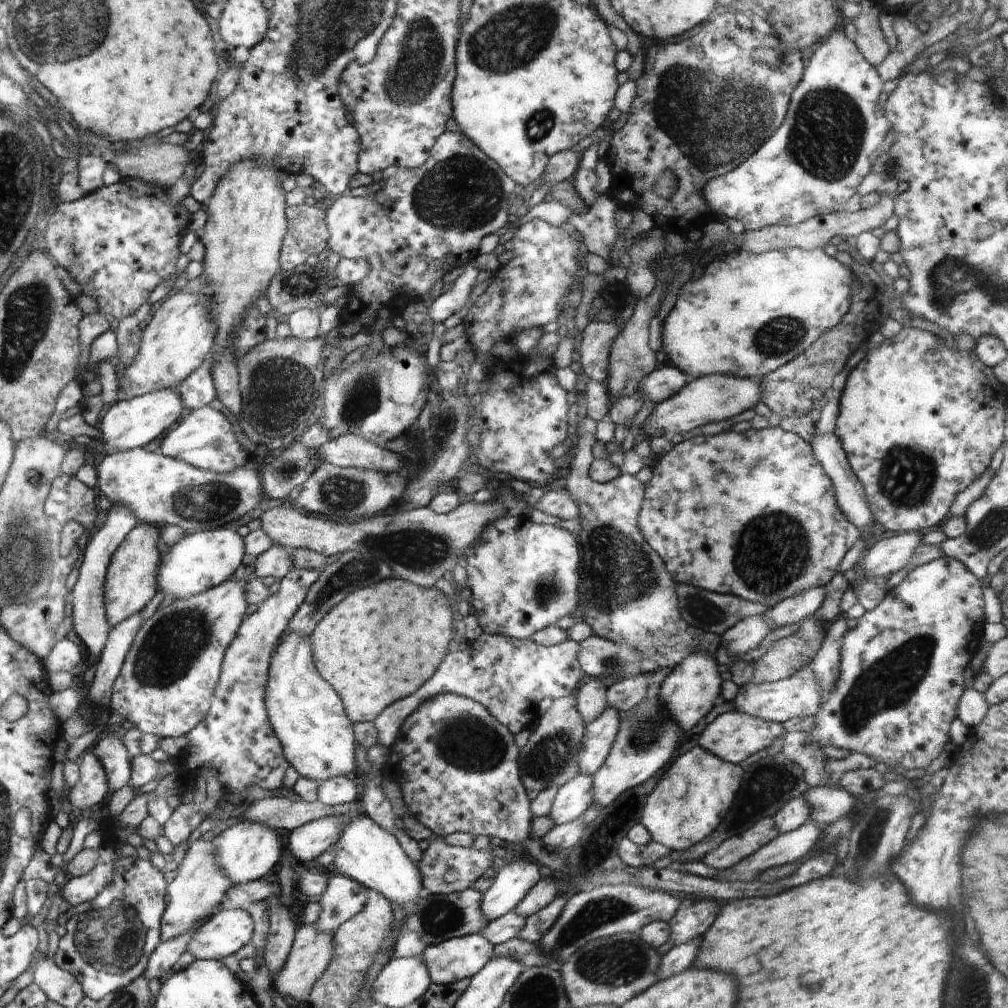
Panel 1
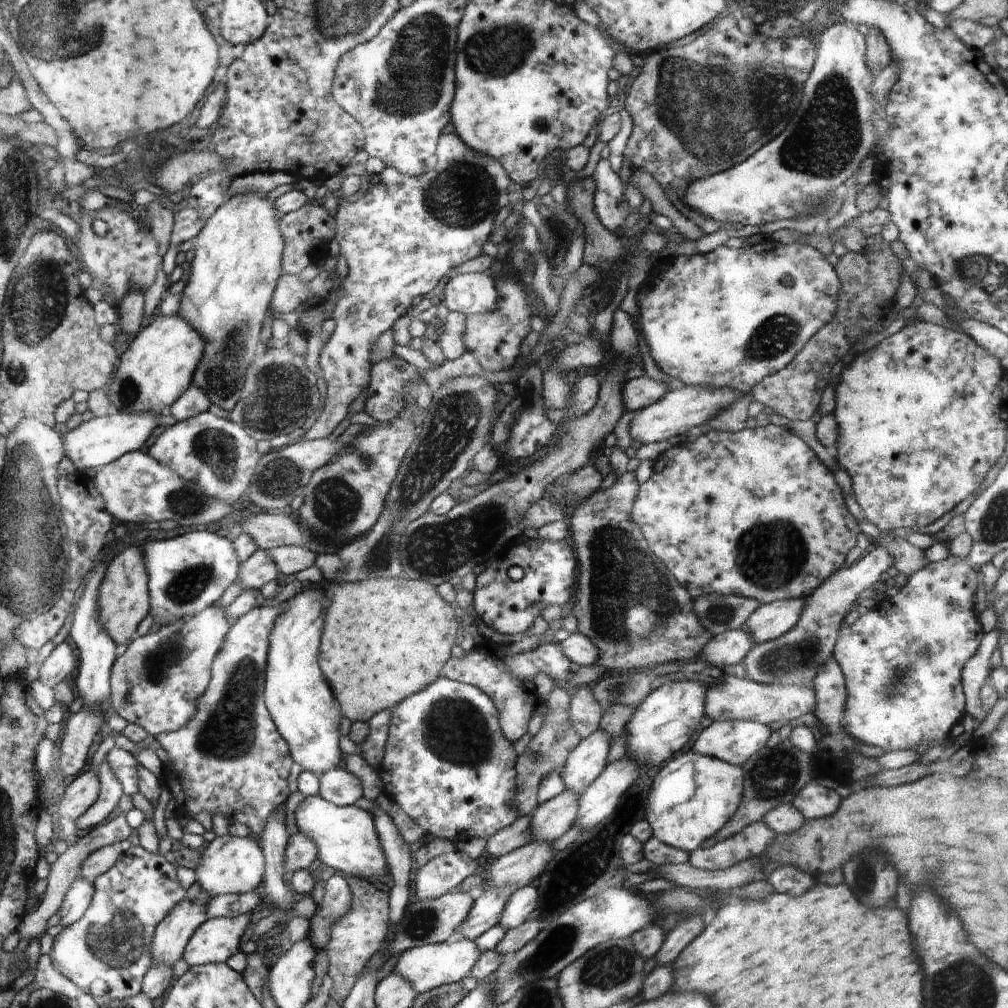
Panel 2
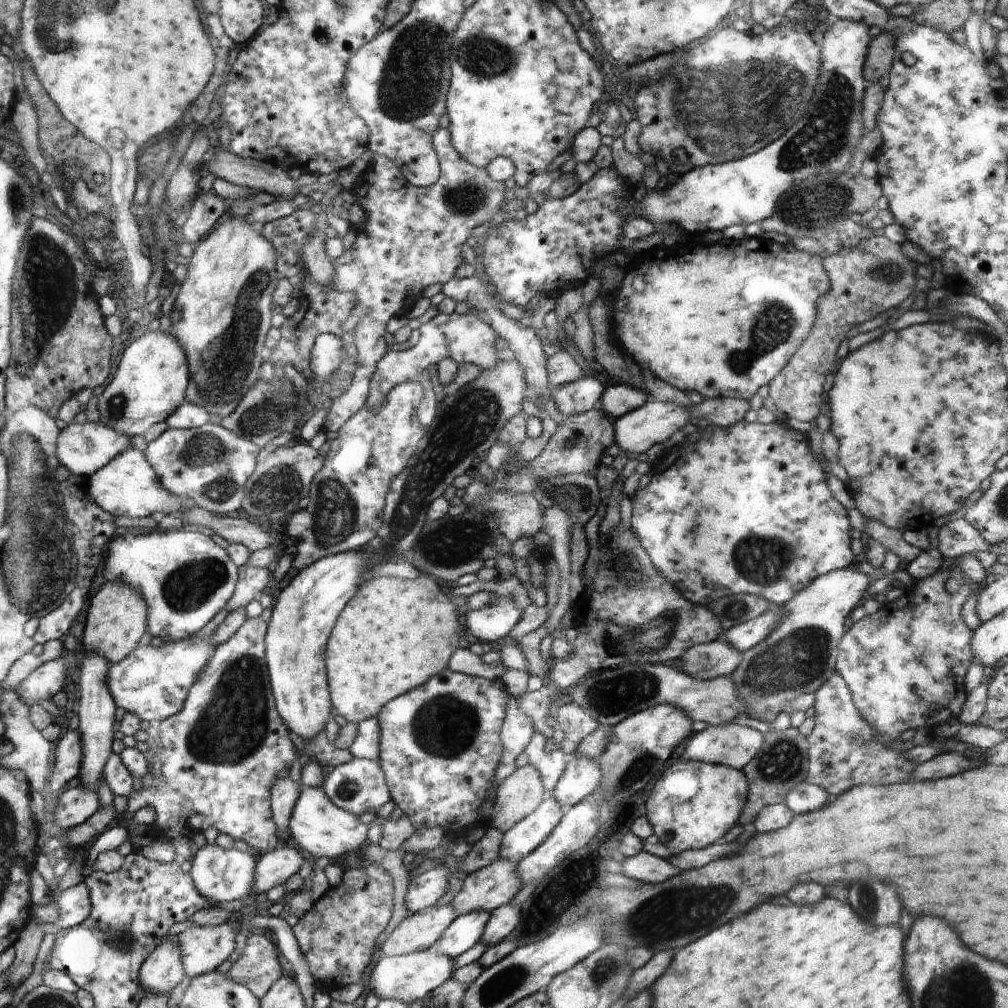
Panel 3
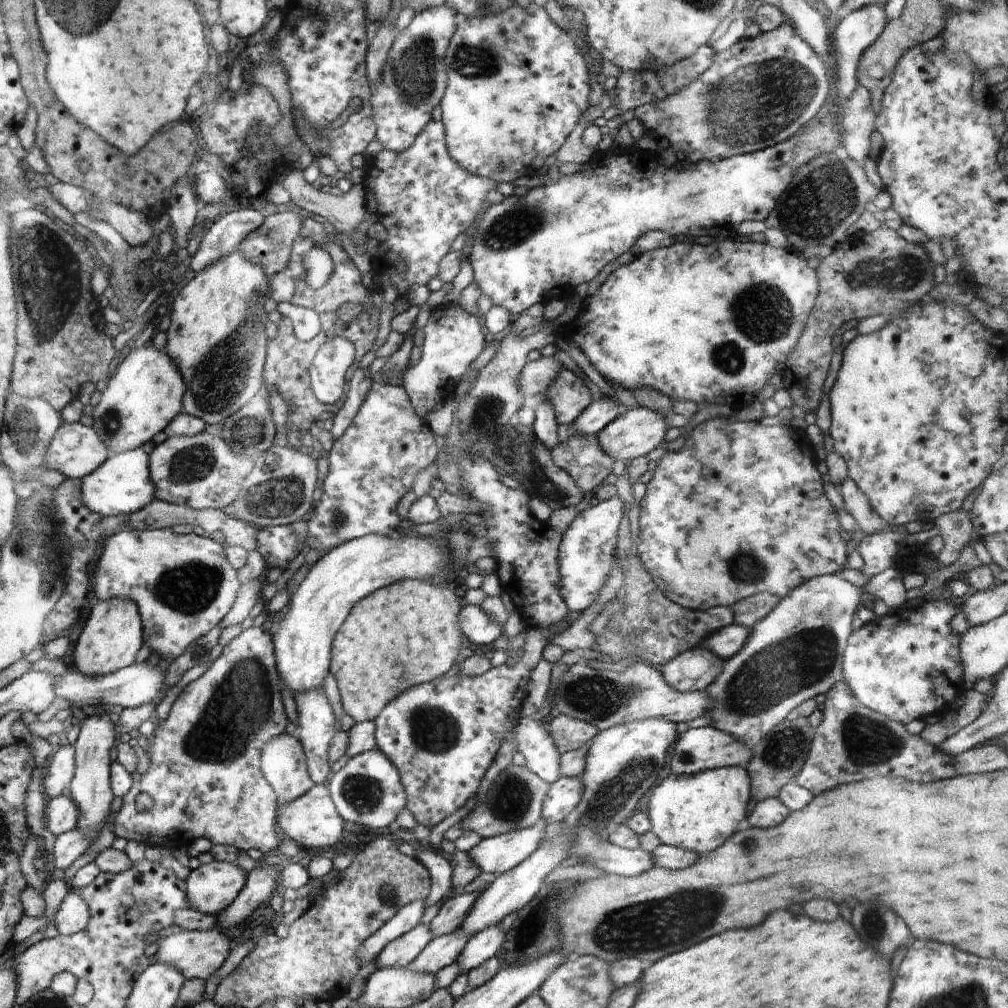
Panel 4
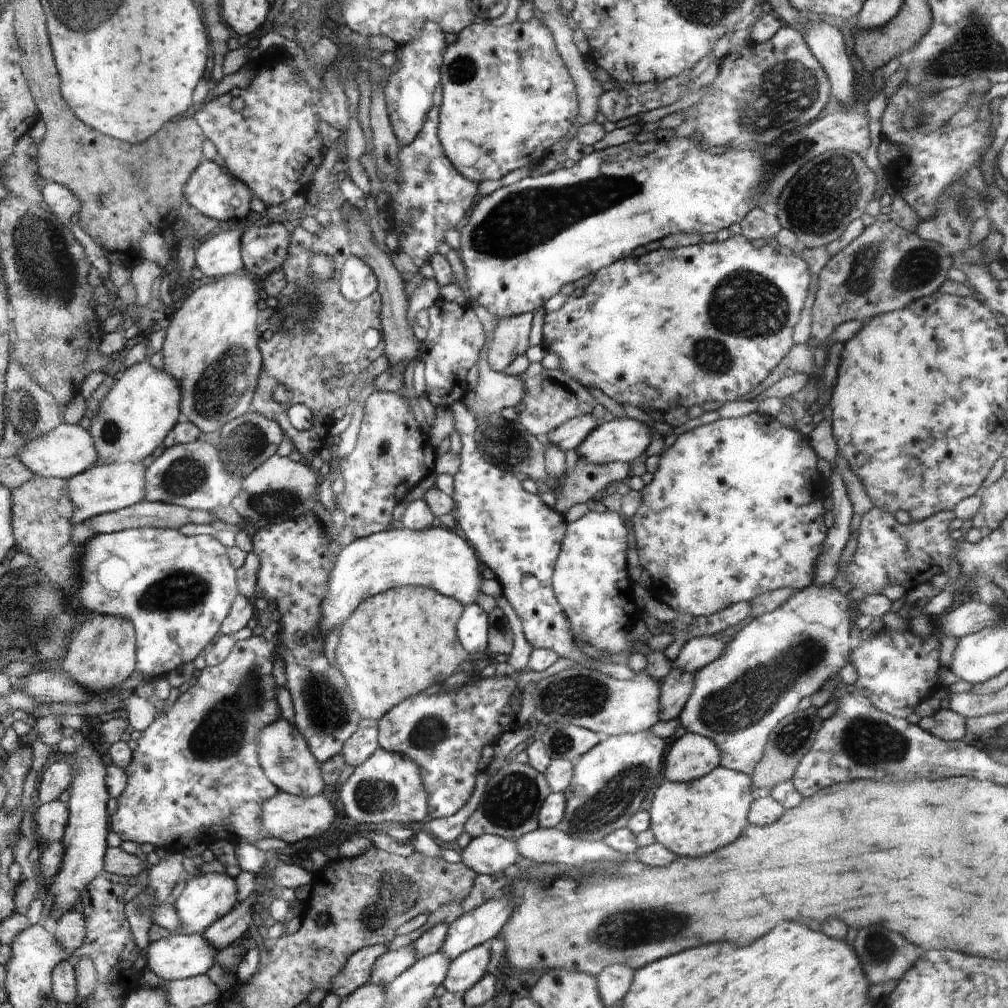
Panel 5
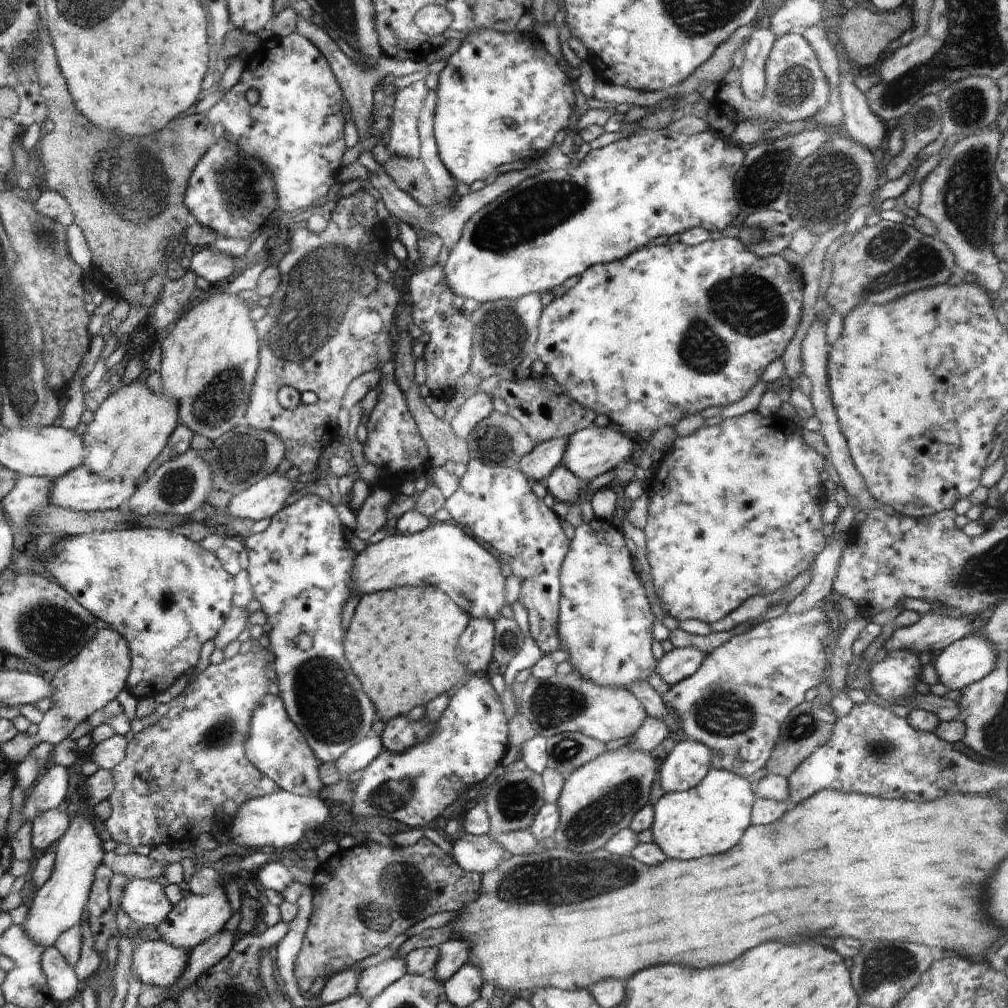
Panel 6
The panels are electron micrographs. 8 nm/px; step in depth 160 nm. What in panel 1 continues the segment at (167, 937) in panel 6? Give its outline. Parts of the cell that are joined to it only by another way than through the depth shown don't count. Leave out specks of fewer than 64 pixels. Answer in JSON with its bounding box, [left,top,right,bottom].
[216,819,280,883]

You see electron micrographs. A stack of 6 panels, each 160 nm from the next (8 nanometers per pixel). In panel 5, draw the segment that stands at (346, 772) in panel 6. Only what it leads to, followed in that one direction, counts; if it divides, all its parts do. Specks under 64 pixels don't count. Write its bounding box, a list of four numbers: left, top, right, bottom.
[341,726,379,768]

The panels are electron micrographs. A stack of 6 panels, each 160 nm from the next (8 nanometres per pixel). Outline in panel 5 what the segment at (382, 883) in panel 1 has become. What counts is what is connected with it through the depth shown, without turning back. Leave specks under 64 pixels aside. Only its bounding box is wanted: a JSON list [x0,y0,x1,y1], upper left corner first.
[262,791,335,844]

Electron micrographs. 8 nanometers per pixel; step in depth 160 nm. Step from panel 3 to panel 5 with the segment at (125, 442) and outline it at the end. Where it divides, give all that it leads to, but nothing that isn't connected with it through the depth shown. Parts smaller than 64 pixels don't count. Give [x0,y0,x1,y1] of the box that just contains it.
[17,424,98,478]

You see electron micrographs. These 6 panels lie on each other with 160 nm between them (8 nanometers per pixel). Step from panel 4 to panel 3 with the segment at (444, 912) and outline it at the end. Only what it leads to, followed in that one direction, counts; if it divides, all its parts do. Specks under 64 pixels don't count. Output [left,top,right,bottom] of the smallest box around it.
[451,858,522,916]

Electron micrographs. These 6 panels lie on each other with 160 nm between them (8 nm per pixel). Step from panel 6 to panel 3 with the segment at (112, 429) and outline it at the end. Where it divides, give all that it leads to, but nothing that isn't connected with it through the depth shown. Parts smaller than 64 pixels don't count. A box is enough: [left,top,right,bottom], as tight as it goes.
[99,334,189,437]

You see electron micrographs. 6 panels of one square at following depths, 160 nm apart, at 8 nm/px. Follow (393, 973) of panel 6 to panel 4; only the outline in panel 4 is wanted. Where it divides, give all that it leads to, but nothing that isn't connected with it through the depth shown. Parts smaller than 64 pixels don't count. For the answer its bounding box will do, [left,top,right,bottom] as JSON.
[377,924,433,968]

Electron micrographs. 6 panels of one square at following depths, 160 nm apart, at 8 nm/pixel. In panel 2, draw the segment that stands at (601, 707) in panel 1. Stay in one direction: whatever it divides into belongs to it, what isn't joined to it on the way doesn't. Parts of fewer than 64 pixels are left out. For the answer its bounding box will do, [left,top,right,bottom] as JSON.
[568,684,603,740]

